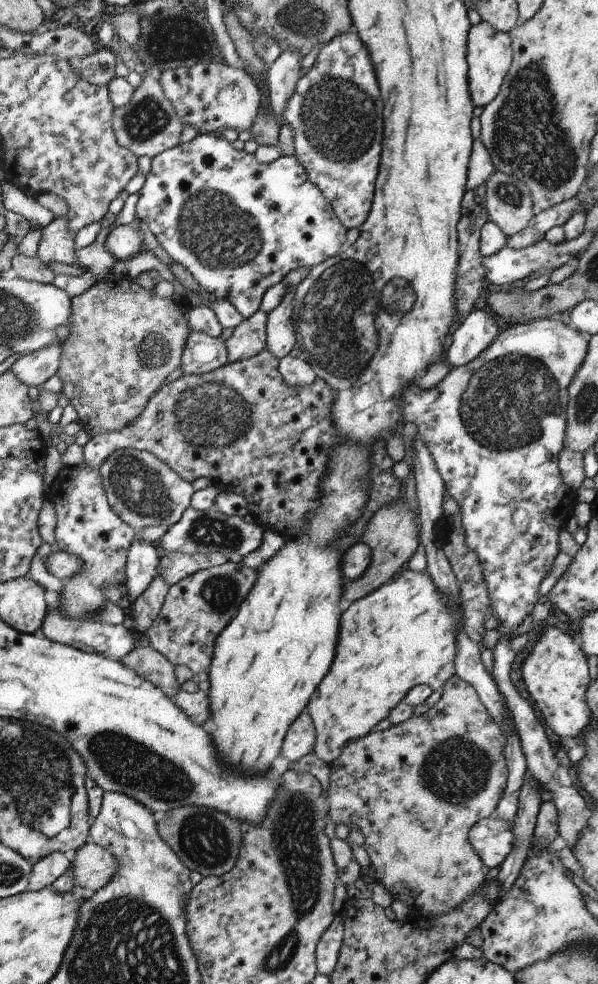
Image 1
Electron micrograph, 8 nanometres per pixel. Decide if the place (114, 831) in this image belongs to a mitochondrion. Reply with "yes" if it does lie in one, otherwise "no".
no

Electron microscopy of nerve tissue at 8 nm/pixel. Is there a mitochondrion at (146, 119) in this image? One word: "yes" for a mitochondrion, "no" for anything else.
yes

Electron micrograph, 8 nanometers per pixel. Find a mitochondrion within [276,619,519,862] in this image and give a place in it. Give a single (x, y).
(455, 771)

